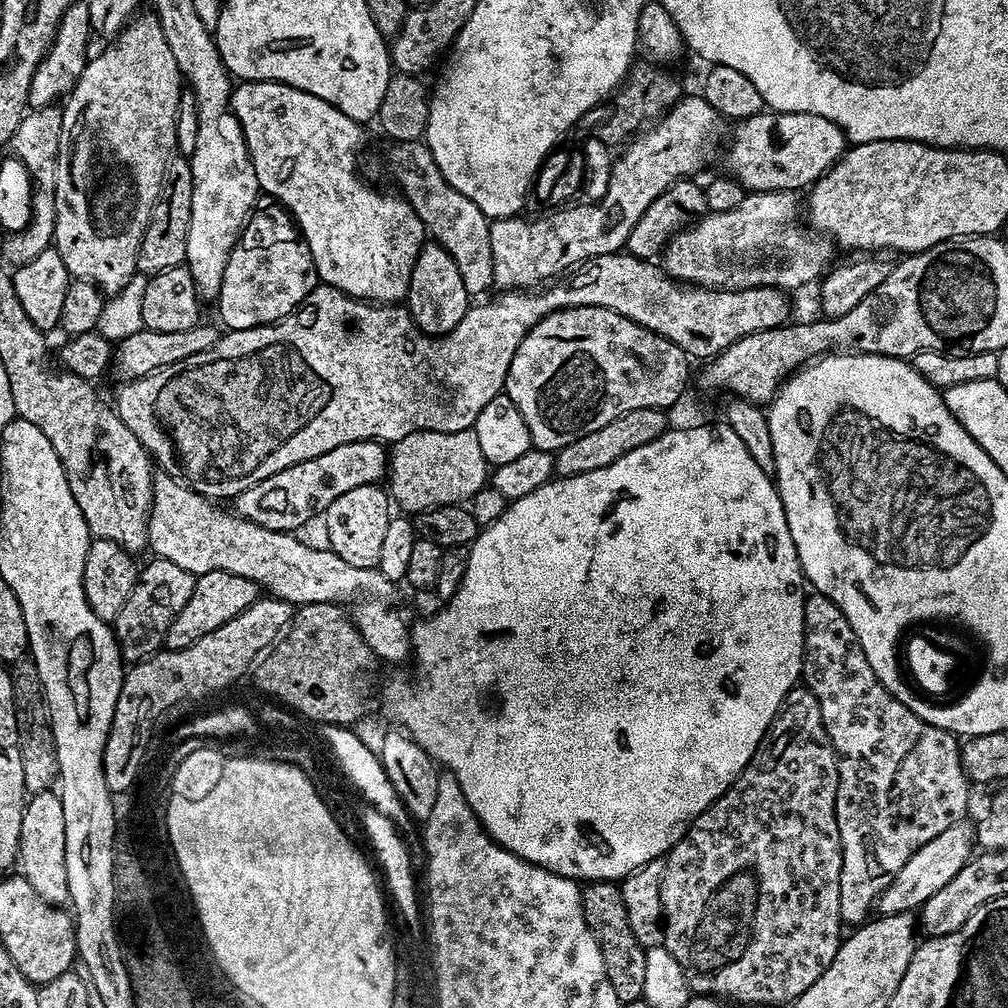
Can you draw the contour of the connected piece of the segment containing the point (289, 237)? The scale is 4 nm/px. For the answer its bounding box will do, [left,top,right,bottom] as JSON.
[218,207,318,330]

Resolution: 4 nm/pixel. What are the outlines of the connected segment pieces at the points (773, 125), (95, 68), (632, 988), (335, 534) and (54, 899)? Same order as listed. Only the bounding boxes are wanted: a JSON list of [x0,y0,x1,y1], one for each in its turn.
[[727,110,846,192],[54,10,182,294],[582,880,646,1006],[322,484,390,567],[18,791,69,906]]

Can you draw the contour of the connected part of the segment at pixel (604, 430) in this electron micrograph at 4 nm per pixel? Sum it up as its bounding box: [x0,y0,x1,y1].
[555,408,669,476]

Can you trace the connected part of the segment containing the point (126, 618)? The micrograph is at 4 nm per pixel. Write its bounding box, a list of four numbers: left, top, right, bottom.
[114,558,196,662]

